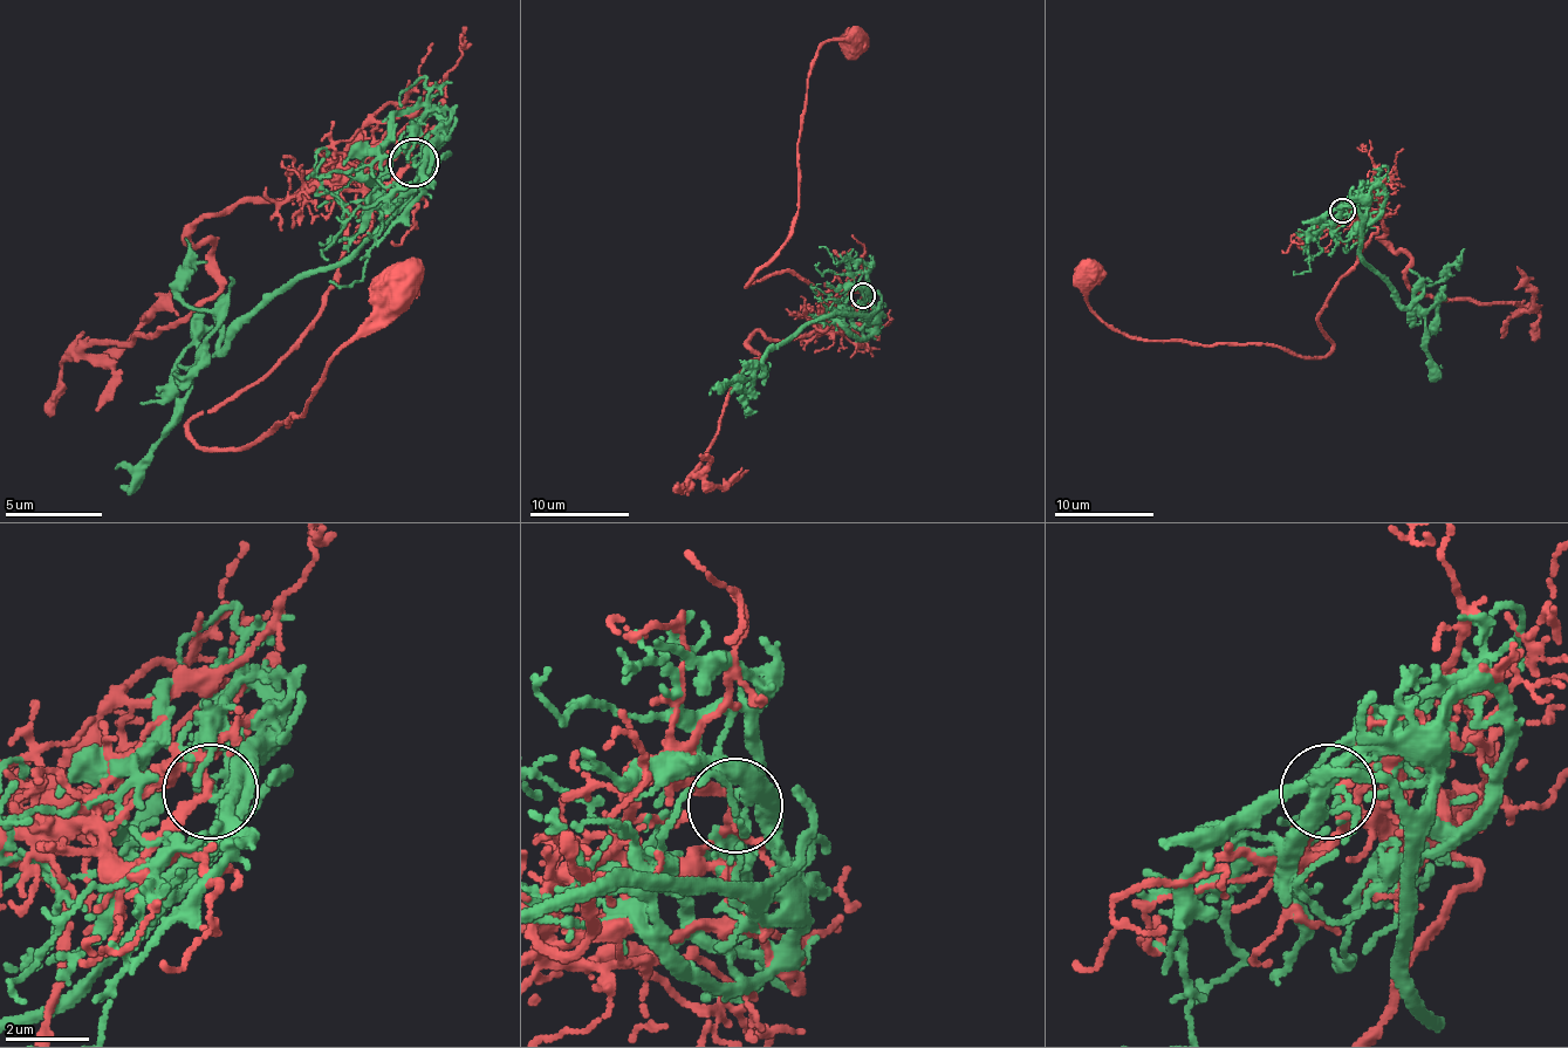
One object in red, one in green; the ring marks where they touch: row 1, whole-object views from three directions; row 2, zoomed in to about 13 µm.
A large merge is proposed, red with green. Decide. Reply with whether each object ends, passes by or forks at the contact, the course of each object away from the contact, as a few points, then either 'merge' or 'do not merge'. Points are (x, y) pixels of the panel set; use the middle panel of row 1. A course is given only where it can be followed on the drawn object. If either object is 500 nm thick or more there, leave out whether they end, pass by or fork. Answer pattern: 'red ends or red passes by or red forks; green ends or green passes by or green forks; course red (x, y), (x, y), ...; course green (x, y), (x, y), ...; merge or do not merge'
red forks; green forks; course red (862, 294), (820, 329), (807, 282), (747, 285), (798, 212), (817, 49), (868, 45); course green (862, 294), (862, 317), (868, 320), (830, 314), (802, 324), (772, 347), (747, 377), (723, 382), (714, 389); do not merge

